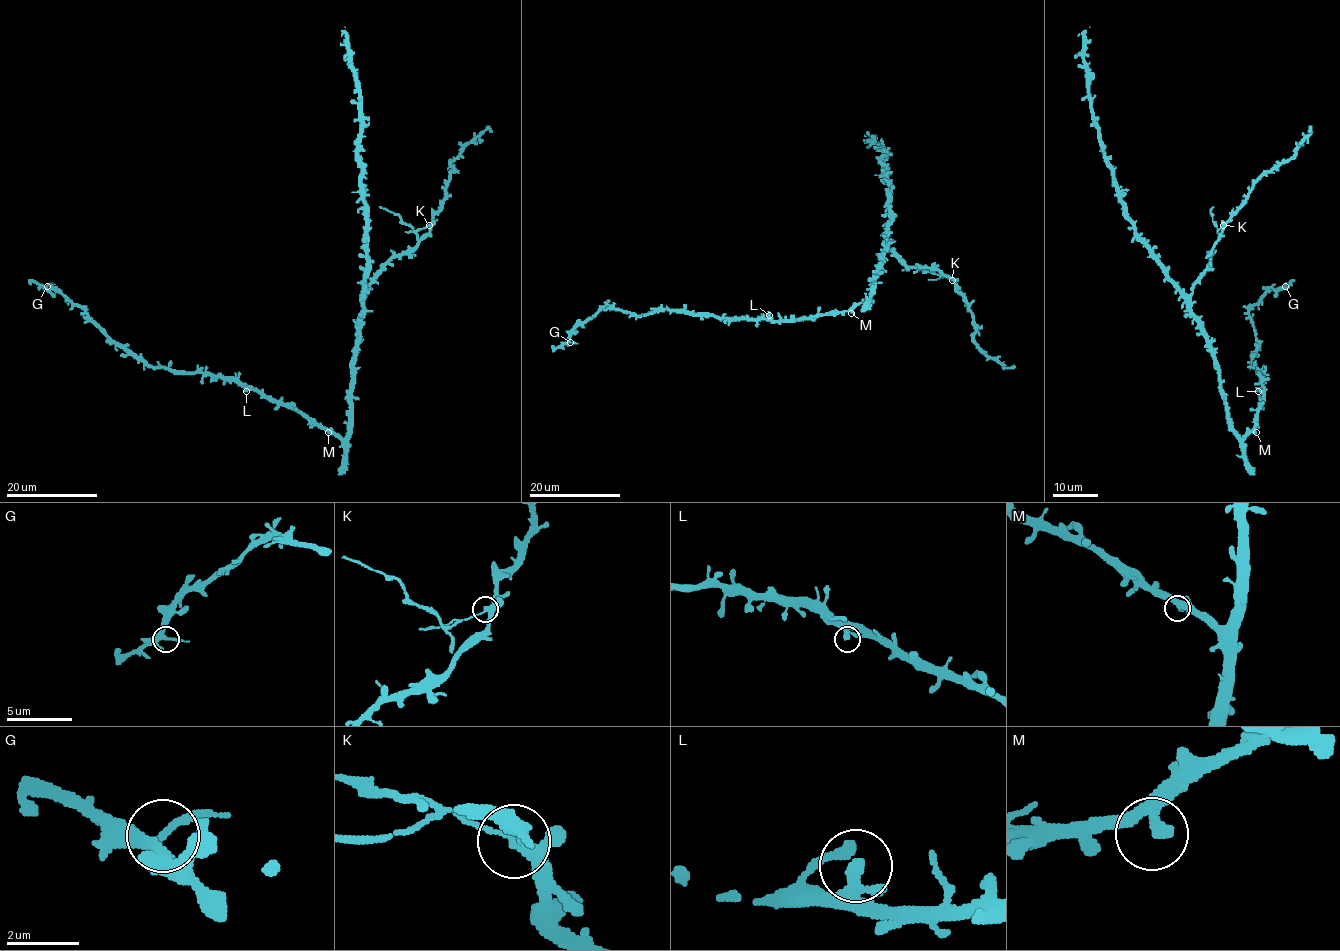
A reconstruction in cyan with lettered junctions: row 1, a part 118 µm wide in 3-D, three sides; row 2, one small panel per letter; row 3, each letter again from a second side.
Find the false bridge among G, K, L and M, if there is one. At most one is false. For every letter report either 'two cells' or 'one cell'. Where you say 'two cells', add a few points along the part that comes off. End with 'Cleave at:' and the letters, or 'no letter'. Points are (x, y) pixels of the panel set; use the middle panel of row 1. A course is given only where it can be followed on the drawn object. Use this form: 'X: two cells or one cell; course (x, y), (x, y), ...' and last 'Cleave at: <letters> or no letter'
G: one cell
K: two cells; course (952, 280), (916, 267), (902, 270)
L: one cell
M: one cell
Cleave at: K

